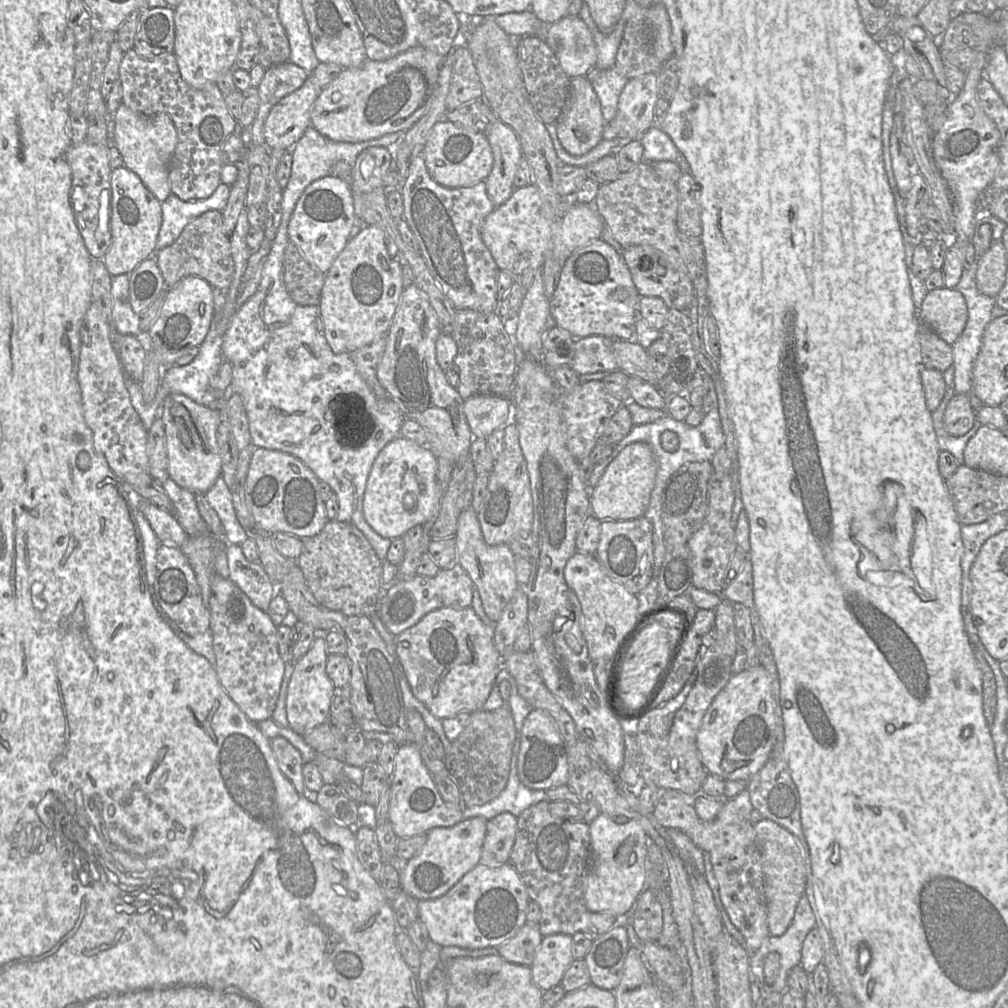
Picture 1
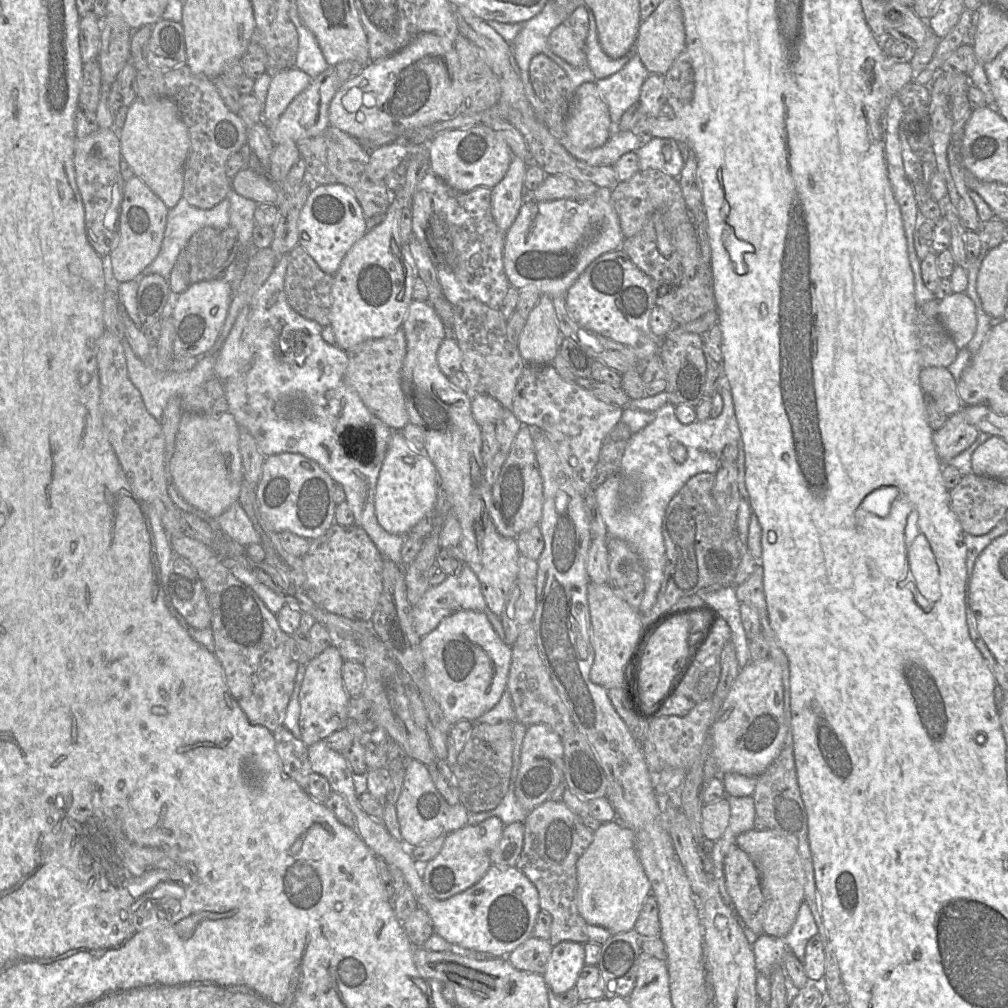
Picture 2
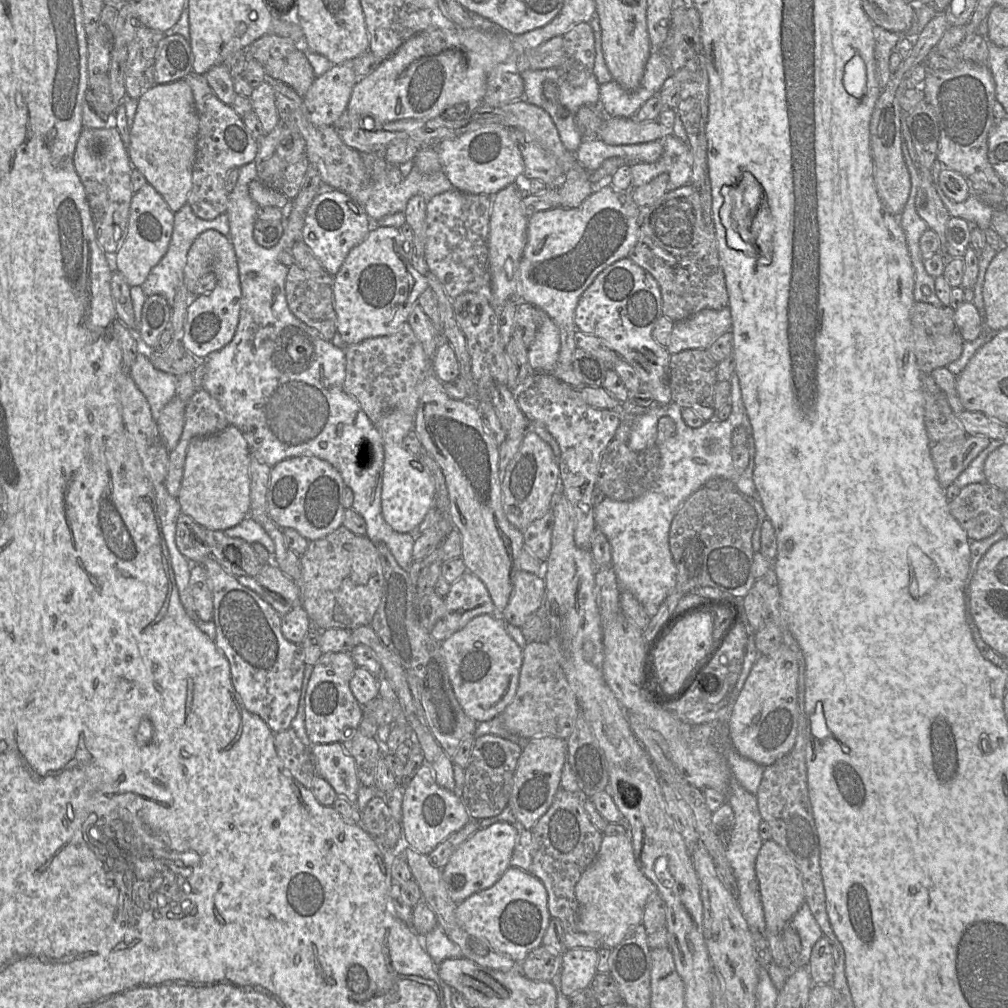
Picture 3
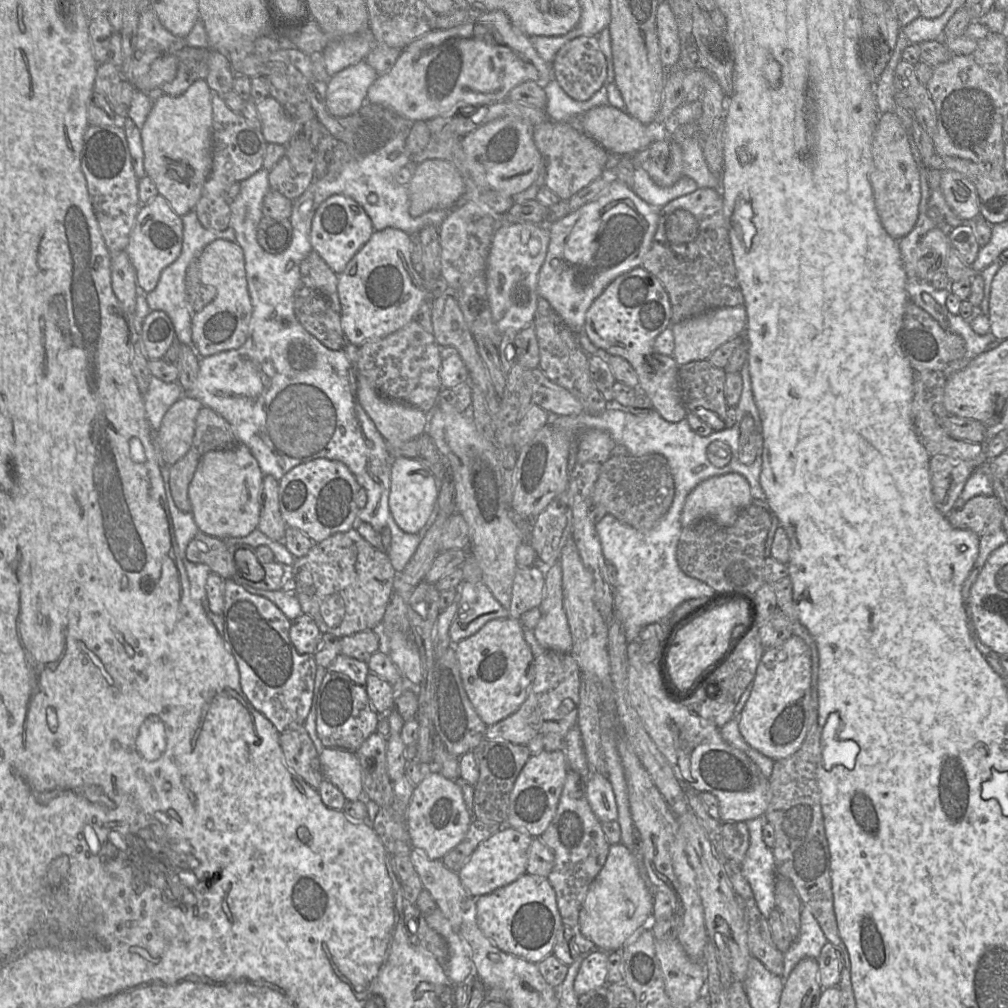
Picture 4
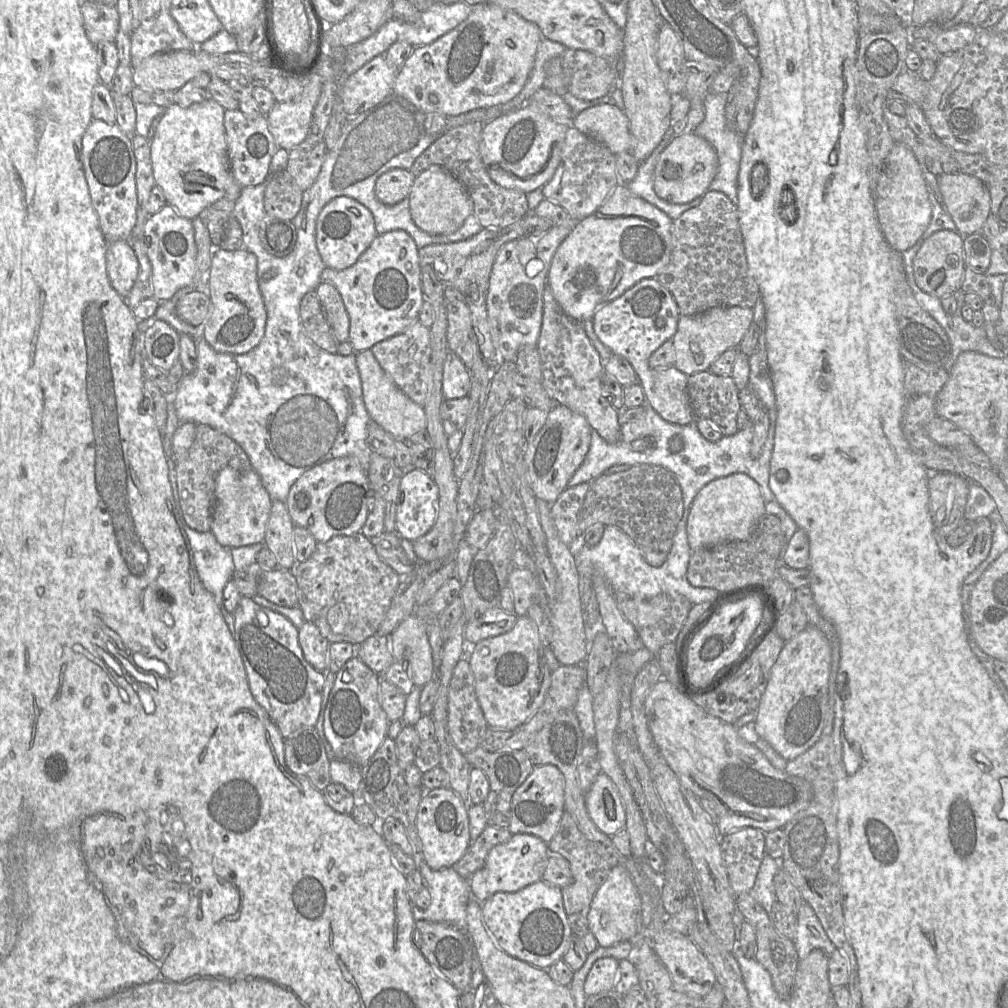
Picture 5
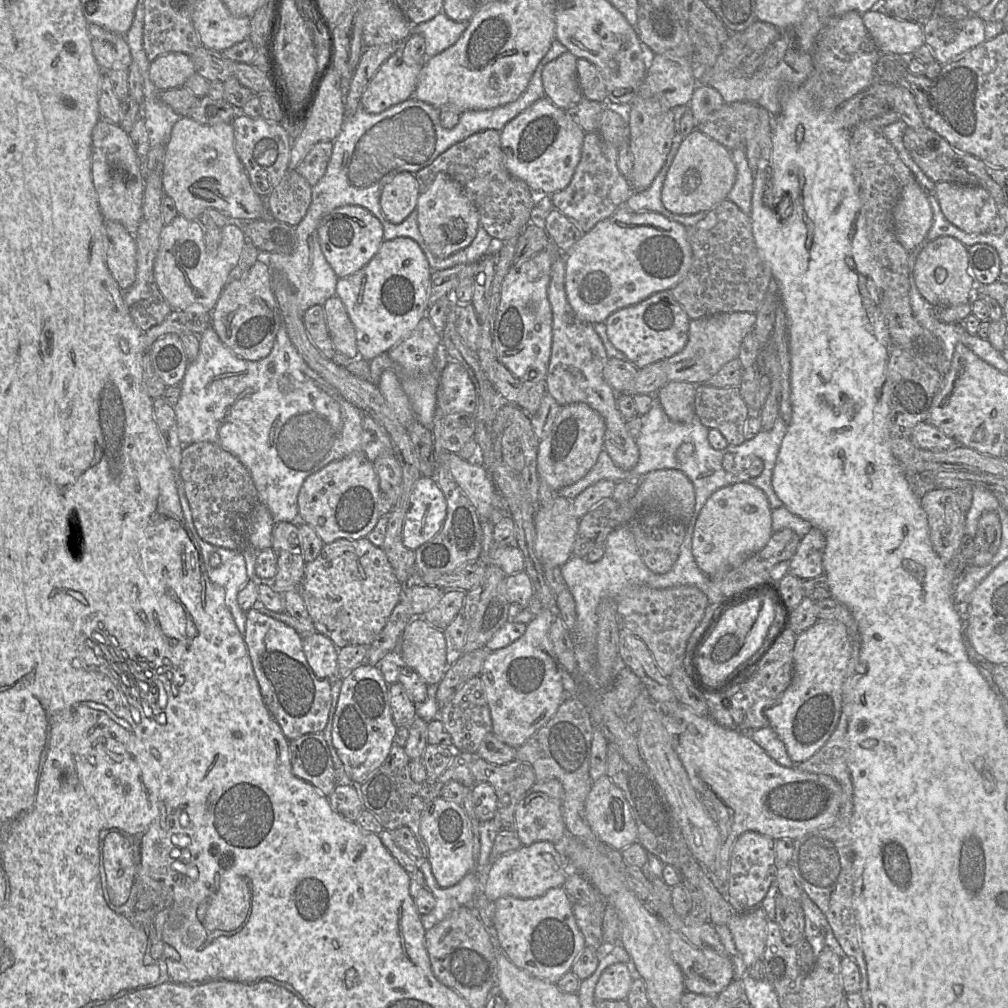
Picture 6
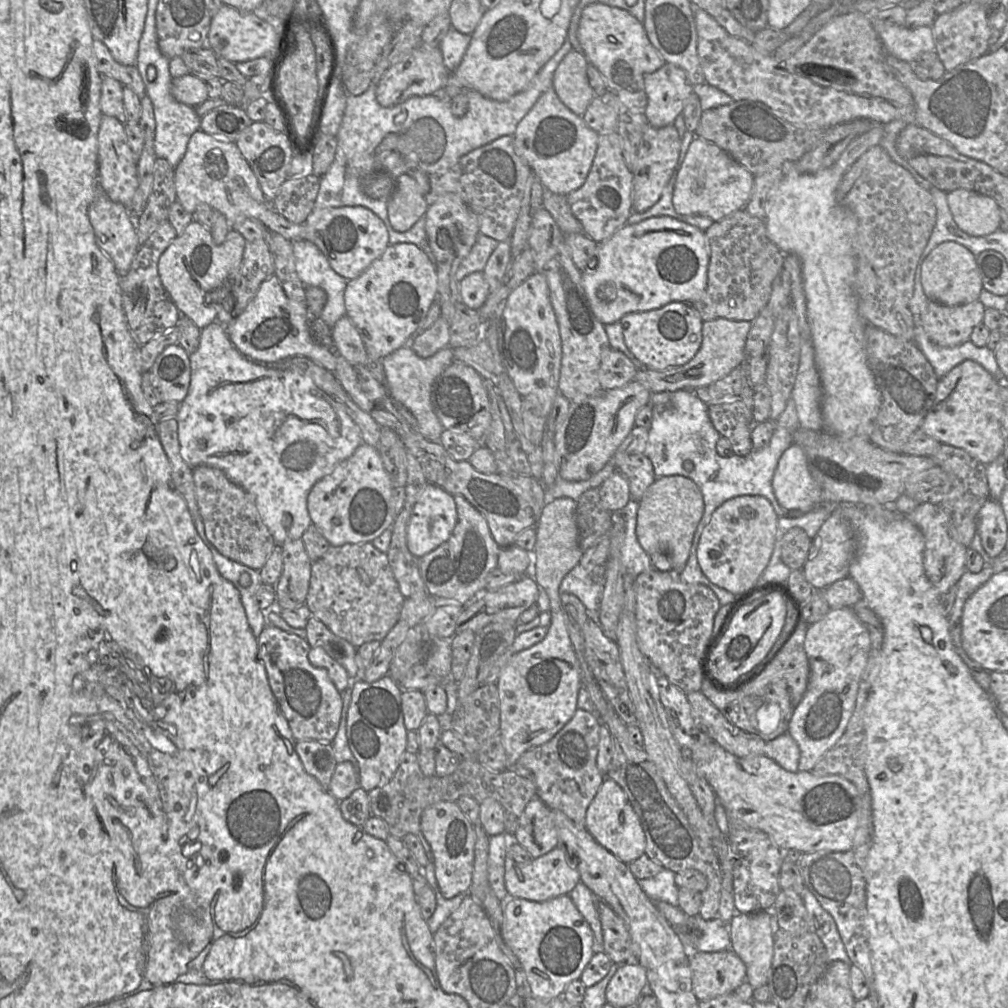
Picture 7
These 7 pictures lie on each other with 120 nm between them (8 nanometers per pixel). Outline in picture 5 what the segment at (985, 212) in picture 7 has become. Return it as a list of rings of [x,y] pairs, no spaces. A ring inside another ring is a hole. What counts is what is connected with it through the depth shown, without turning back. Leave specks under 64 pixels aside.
[[[954,173],[939,176],[938,185],[947,211],[955,223],[958,232],[962,235],[981,232],[987,218],[992,215],[991,197],[985,184],[974,176]]]

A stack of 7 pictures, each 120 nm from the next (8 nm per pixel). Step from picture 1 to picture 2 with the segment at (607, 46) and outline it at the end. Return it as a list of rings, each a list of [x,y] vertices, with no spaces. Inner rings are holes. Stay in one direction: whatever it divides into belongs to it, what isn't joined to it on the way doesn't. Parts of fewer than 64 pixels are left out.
[[[588,10],[589,29],[585,41],[587,65],[591,68],[596,80],[608,78],[621,70],[635,54],[633,48],[623,57],[614,59],[609,57],[603,50],[597,32],[594,14]]]

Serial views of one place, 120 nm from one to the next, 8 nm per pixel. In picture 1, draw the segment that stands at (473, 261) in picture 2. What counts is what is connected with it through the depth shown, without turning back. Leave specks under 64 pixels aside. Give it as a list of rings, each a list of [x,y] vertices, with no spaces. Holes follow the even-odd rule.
[[[422,153],[411,160],[400,192],[404,206],[403,217],[418,241],[421,255],[431,275],[453,307],[456,310],[494,312],[497,304],[497,279],[500,269],[481,238],[482,223],[495,208],[488,196],[486,182],[480,181],[469,187],[444,187],[431,177]]]

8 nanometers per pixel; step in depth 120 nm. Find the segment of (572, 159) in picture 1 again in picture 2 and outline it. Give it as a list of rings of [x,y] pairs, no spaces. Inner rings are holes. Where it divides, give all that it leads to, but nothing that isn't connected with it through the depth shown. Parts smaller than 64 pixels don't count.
[[[615,130],[603,146],[592,150],[574,146],[565,135],[557,138],[573,157],[591,166],[614,166],[624,154],[637,152],[645,144],[643,136],[622,130]]]

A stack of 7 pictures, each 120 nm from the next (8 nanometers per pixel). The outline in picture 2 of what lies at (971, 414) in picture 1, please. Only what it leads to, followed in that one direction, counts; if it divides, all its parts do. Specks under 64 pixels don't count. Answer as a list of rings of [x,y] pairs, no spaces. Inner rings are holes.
[[[964,409],[949,415],[945,424],[933,433],[933,442],[940,461],[943,464],[948,463],[949,460],[969,448],[977,439],[979,432],[974,425],[967,421]]]

